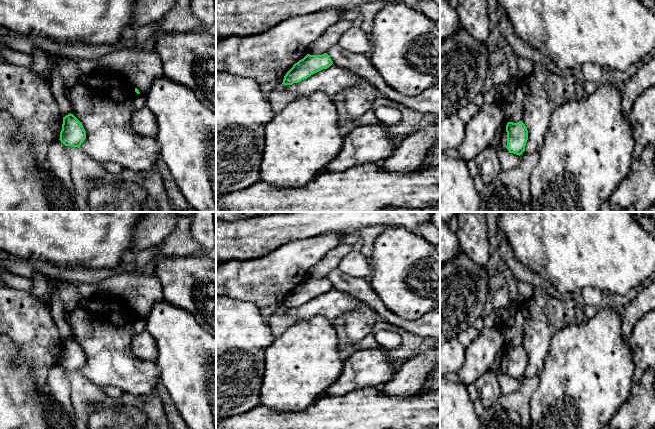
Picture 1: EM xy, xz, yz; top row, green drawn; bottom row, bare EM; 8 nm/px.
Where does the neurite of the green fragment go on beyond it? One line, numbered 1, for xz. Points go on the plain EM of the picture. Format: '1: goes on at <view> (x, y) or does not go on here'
1: does not go on here

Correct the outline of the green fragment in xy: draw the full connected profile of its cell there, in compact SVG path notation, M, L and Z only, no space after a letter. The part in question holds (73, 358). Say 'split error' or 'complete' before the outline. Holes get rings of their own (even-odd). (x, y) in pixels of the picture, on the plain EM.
complete; M71 337L63 341L59 364L65 370L80 371L85 363L86 355L82 347Z

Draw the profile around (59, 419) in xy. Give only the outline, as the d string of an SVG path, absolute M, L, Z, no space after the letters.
M55 399L50 400L46 410L50 417L50 424L54 429L74 429L74 421Z

